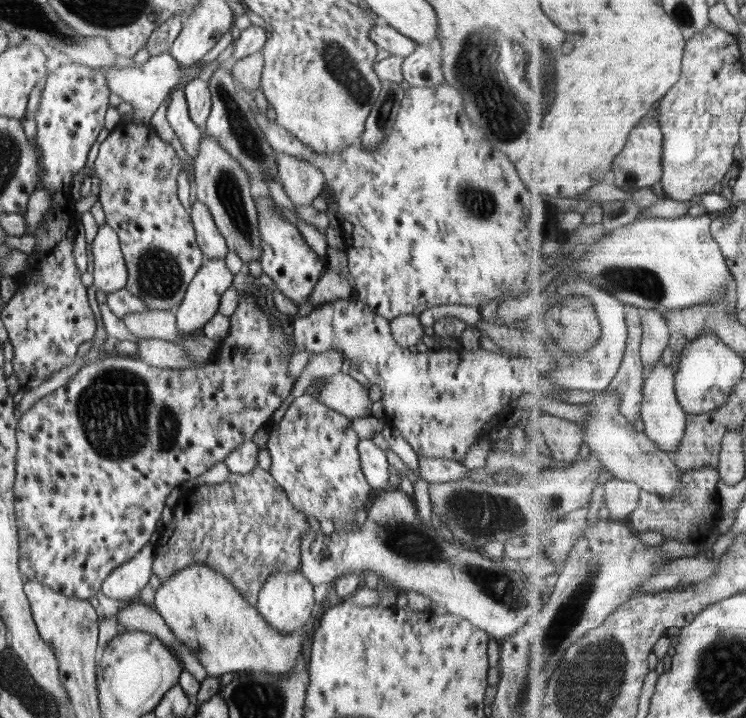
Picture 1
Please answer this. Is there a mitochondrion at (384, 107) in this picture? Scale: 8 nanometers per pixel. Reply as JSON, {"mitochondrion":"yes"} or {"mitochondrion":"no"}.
{"mitochondrion":"yes"}

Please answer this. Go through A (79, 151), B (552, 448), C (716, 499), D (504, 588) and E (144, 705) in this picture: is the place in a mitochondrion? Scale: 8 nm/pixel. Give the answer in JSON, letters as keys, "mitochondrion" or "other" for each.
{"A":"other","B":"other","C":"other","D":"mitochondrion","E":"other"}

